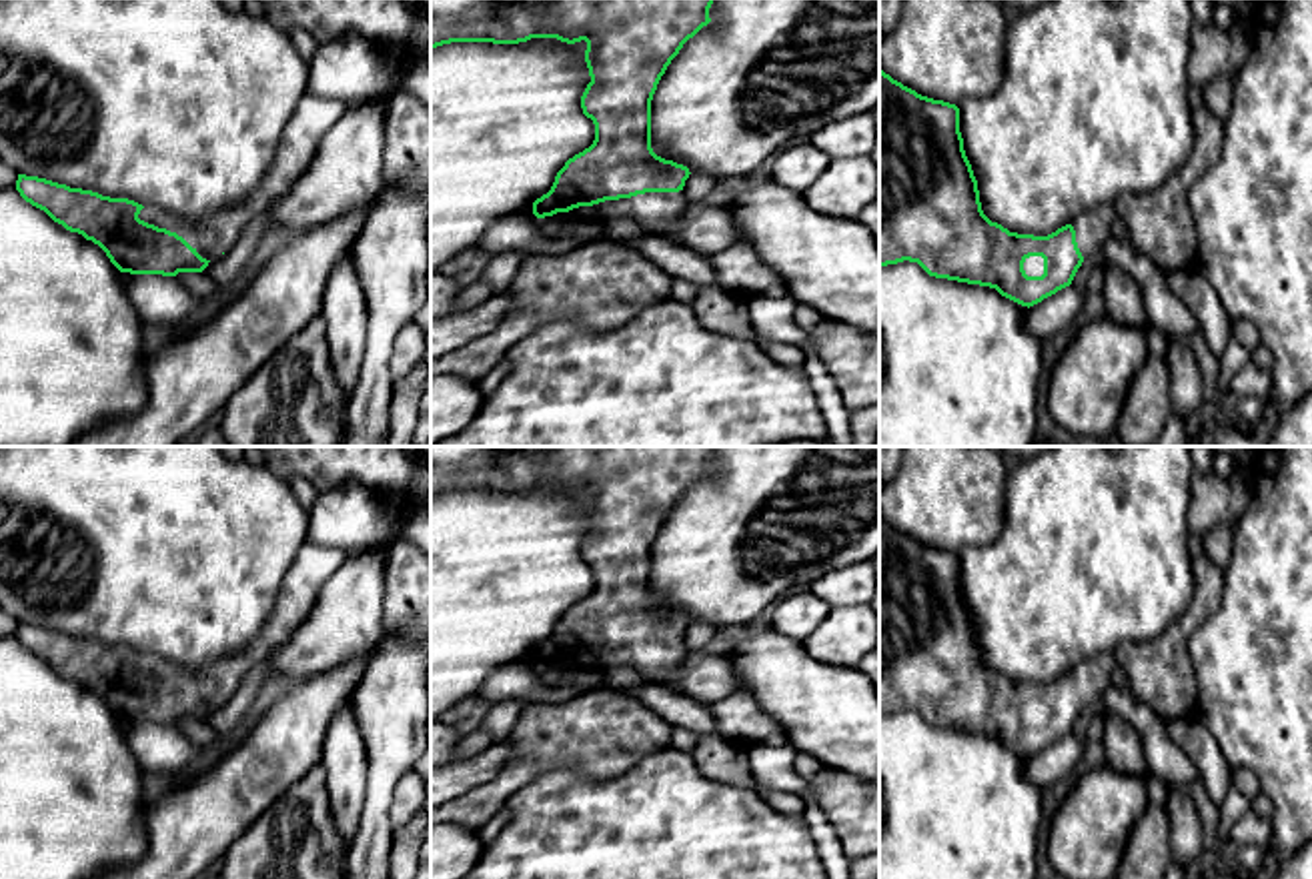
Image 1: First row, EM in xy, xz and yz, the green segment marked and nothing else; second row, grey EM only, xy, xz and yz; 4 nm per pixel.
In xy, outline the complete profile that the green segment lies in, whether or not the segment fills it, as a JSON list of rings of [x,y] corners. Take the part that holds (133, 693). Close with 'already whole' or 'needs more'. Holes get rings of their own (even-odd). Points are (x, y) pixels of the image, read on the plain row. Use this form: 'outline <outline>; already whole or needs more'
outline [[[304,545],[284,577],[274,613],[266,631],[238,657],[214,669],[190,669],[162,657],[142,655],[128,647],[110,647],[92,639],[70,637],[38,625],[18,623],[16,639],[32,655],[44,659],[54,671],[98,693],[120,721],[162,723],[202,721],[212,707],[234,695],[242,677],[262,659],[278,651],[292,631],[306,619],[329,577],[345,563],[347,551],[337,547]]]; needs more

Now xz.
outline [[[431,447],[431,497],[451,491],[519,493],[531,487],[585,489],[591,531],[581,557],[595,573],[595,589],[557,621],[547,643],[533,651],[537,667],[567,661],[579,669],[629,667],[645,683],[679,671],[689,617],[651,597],[651,549],[683,493],[711,471],[713,447]]]; needs more

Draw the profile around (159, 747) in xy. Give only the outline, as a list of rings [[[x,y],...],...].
[[[120,721],[120,733],[146,773],[180,773],[200,755],[176,725]]]

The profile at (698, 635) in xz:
[[[691,621],[683,635],[689,653],[703,651],[717,637],[717,627],[705,621]]]

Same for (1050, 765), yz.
[[[1070,733],[1028,757],[1024,775],[1040,789],[1064,781],[1078,767],[1086,751],[1086,739]]]

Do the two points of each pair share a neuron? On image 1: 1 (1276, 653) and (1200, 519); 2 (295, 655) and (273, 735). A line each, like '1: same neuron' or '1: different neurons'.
1: different neurons
2: different neurons

